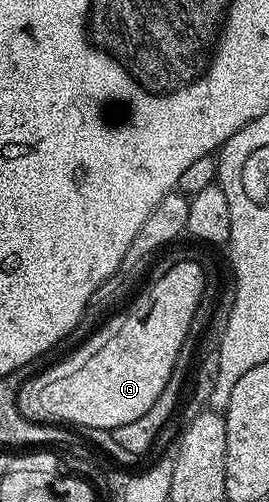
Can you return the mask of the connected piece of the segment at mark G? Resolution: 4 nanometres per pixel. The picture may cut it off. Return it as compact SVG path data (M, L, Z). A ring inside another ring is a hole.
M181 260L173 264L146 292L137 296L137 301L118 318L114 324L109 324L105 332L98 334L94 340L89 340L85 348L77 352L70 360L57 364L53 373L42 370L32 381L33 408L42 417L65 426L78 424L81 430L86 428L108 428L127 426L127 422L135 422L142 414L147 414L148 408L155 403L155 398L163 394L168 379L175 369L179 350L190 329L191 318L199 314L197 308L201 304L201 295L205 292L205 272L193 260Z

